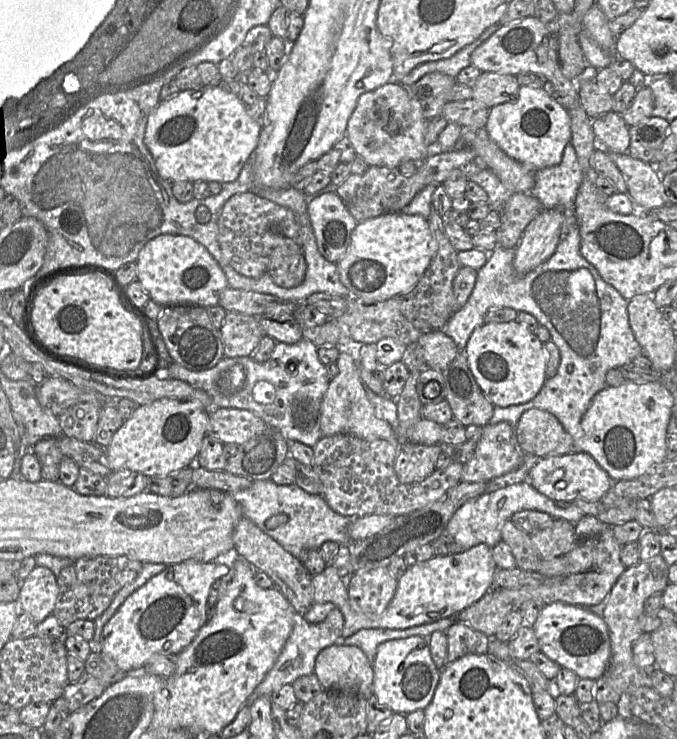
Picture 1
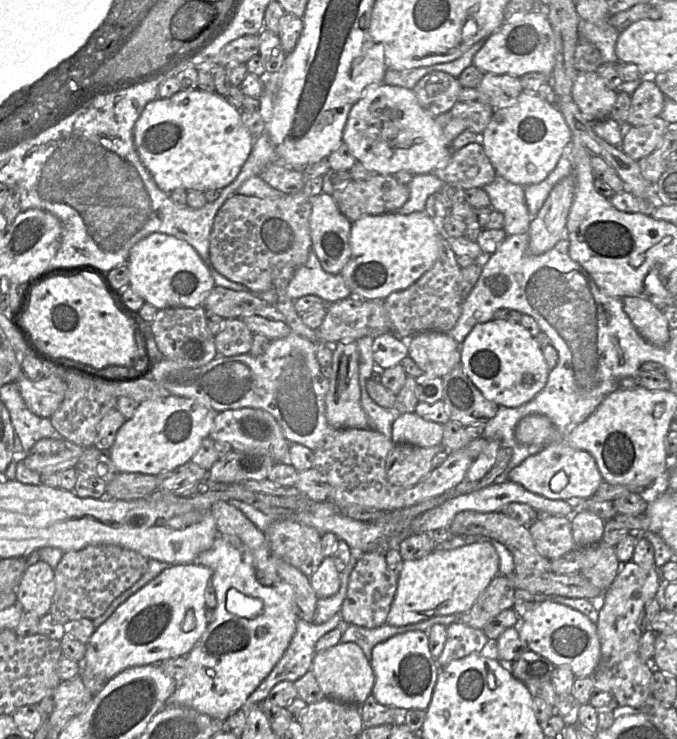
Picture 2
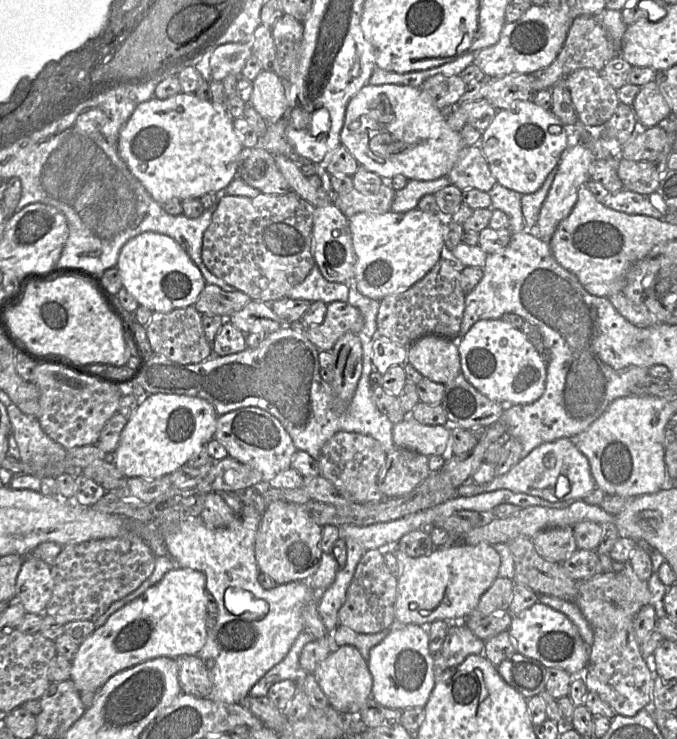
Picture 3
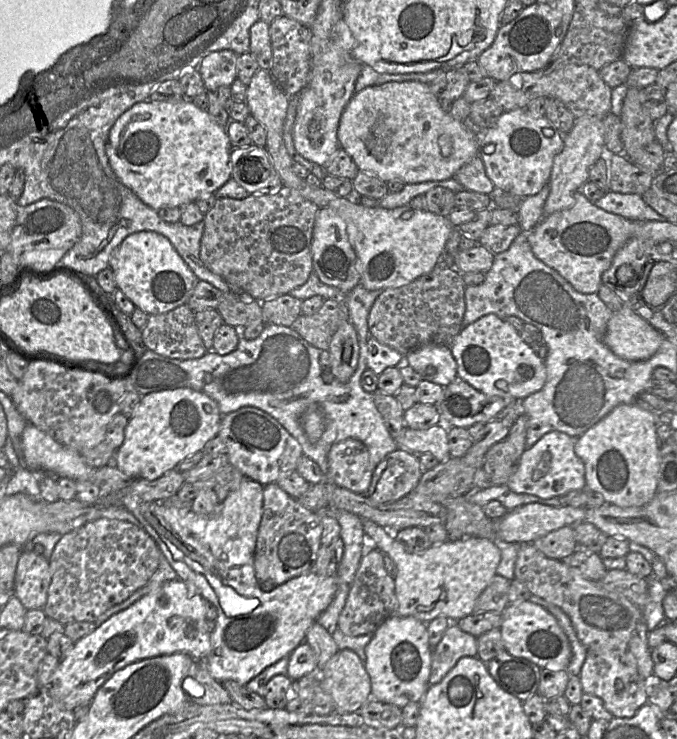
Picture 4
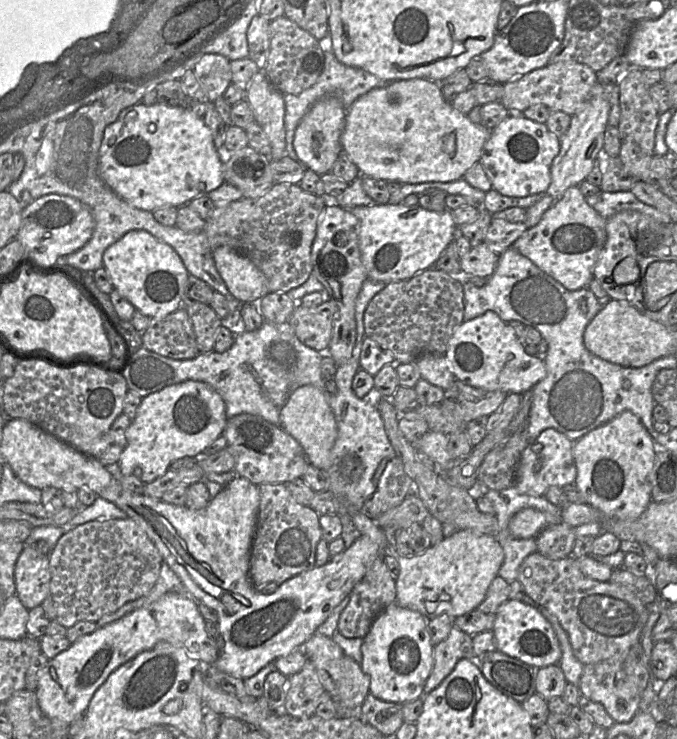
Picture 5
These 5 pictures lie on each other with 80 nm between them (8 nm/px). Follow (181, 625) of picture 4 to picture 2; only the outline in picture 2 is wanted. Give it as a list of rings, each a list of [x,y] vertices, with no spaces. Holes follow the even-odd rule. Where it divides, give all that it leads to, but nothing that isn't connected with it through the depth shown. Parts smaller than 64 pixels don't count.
[[[197,563],[169,565],[93,632],[86,644],[85,666],[109,680],[131,667],[187,656],[208,625],[205,590],[211,577],[212,570]]]

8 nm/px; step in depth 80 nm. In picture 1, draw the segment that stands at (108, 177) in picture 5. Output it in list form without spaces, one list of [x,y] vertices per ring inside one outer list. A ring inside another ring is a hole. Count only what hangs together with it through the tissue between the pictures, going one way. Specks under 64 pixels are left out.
[[[220,86],[180,91],[175,96],[161,101],[149,115],[145,144],[151,153],[159,175],[169,182],[177,181],[235,181],[244,164],[252,158],[262,130],[247,113],[246,107],[236,95],[226,92]]]

